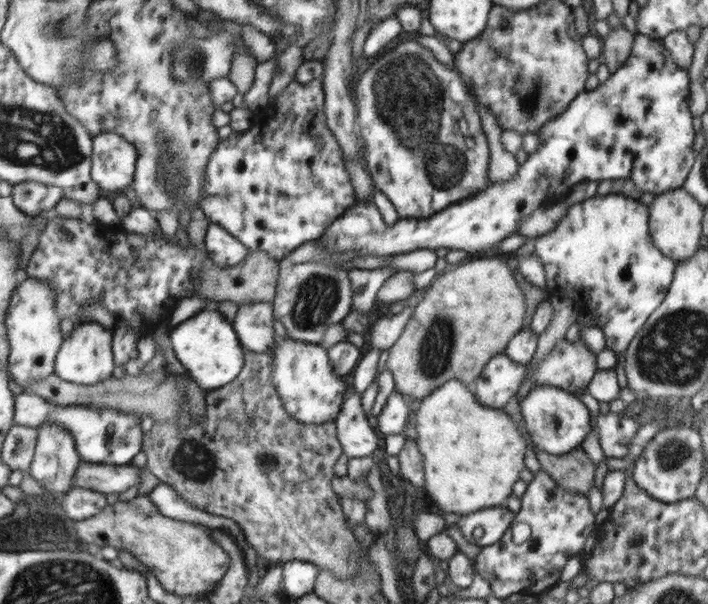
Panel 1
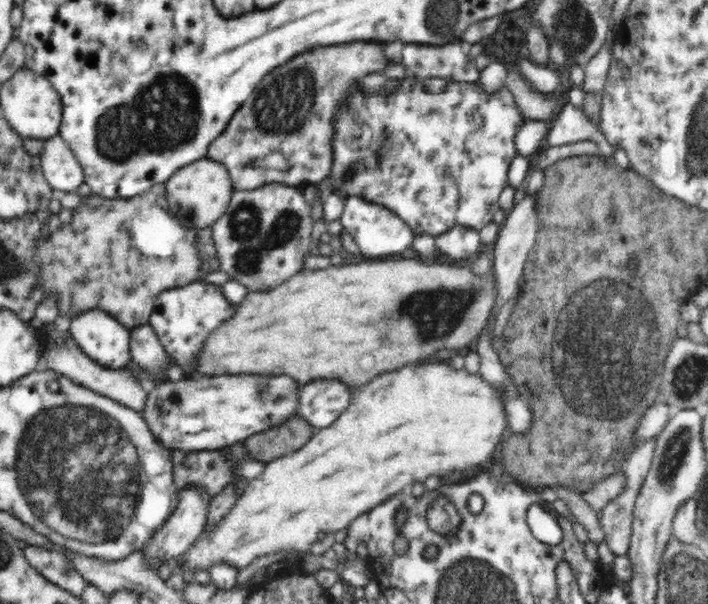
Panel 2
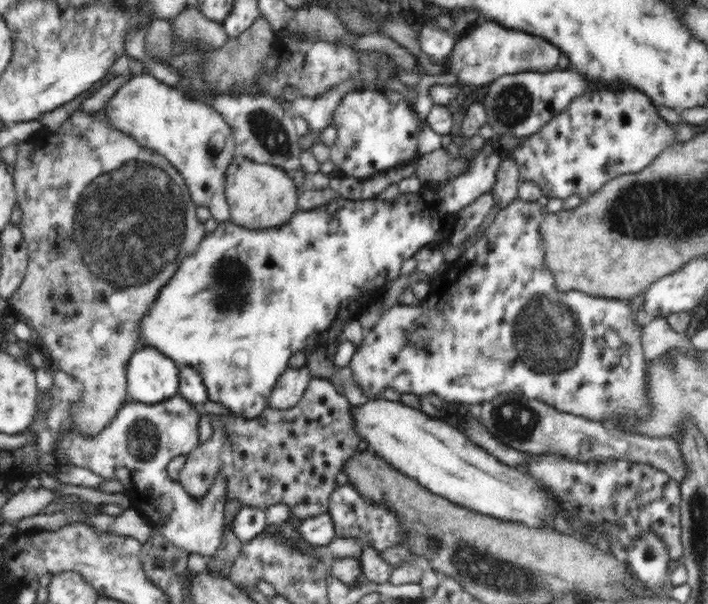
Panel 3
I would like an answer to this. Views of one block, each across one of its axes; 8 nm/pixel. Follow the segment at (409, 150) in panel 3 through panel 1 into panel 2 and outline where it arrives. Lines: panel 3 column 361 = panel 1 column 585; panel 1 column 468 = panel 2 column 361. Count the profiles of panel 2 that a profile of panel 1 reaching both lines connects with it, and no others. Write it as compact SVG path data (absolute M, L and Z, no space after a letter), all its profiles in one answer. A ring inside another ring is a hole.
M349 196L344 200L340 220L343 228L356 242L363 259L366 259L366 256L374 256L376 259L380 256L402 254L413 246L414 233L398 215L395 215L389 208L374 204L360 196Z

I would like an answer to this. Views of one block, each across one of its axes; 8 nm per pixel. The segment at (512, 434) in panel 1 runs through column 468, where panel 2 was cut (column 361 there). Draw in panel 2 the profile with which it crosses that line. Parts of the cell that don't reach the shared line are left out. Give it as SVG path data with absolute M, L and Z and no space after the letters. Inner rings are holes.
M430 361L426 364L407 365L397 371L375 376L354 392L349 407L331 425L326 428L314 428L311 439L307 441L303 448L298 449L298 452L290 453L288 456L266 463L266 470L264 470L262 476L258 476L256 480L248 481L246 490L235 501L230 512L224 515L224 520L218 524L214 534L201 534L200 538L197 538L196 542L182 554L184 568L186 570L192 570L192 568L194 570L206 570L208 564L227 563L242 570L244 566L248 566L258 556L272 554L272 552L278 552L278 550L290 550L292 548L292 550L304 550L307 553L310 545L318 540L320 532L346 530L358 516L373 510L390 497L408 491L415 483L424 485L428 476L442 478L442 476L452 474L456 470L464 472L464 470L470 470L470 468L476 468L476 466L484 464L488 458L492 458L494 448L498 446L498 440L502 440L502 428L506 428L506 412L502 410L502 402L496 394L496 392L502 392L503 394L504 391L501 386L486 382L479 372L469 373L464 369L456 370L451 366L446 366L446 361L444 361L444 364Z

